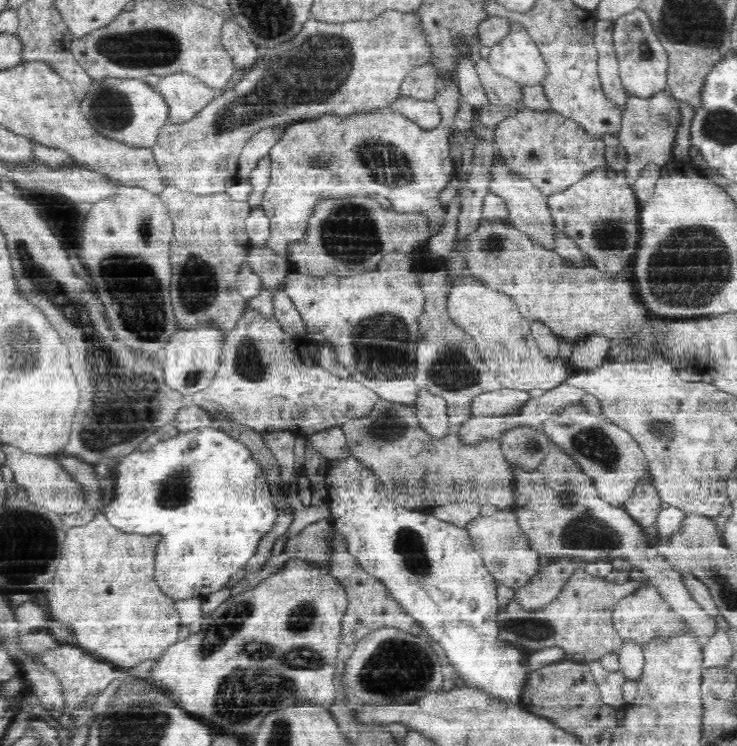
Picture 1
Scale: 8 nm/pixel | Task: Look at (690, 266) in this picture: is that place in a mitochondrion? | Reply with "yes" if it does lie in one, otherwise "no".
yes

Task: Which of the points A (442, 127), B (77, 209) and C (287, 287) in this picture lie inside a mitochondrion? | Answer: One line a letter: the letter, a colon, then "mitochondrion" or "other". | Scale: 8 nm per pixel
A: other
B: other
C: other

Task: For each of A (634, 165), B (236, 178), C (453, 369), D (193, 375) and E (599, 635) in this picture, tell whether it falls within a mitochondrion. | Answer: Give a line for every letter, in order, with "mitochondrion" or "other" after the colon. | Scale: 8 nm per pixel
A: other
B: other
C: mitochondrion
D: mitochondrion
E: other

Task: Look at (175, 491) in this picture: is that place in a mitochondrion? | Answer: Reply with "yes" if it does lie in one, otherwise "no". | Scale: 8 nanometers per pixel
yes

